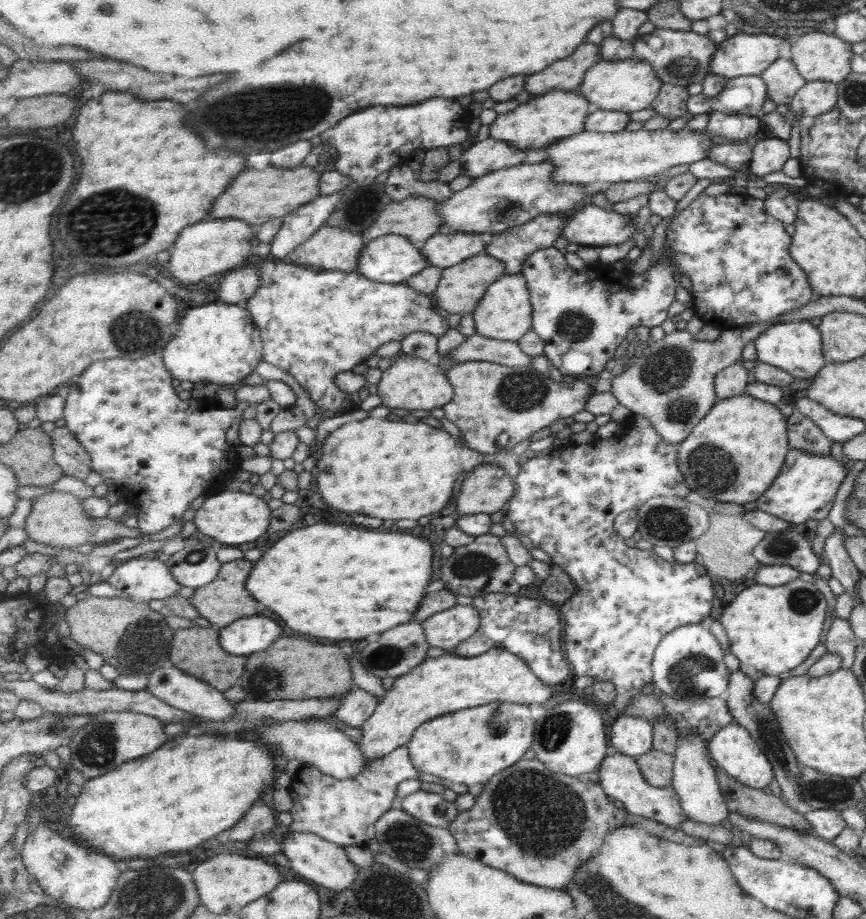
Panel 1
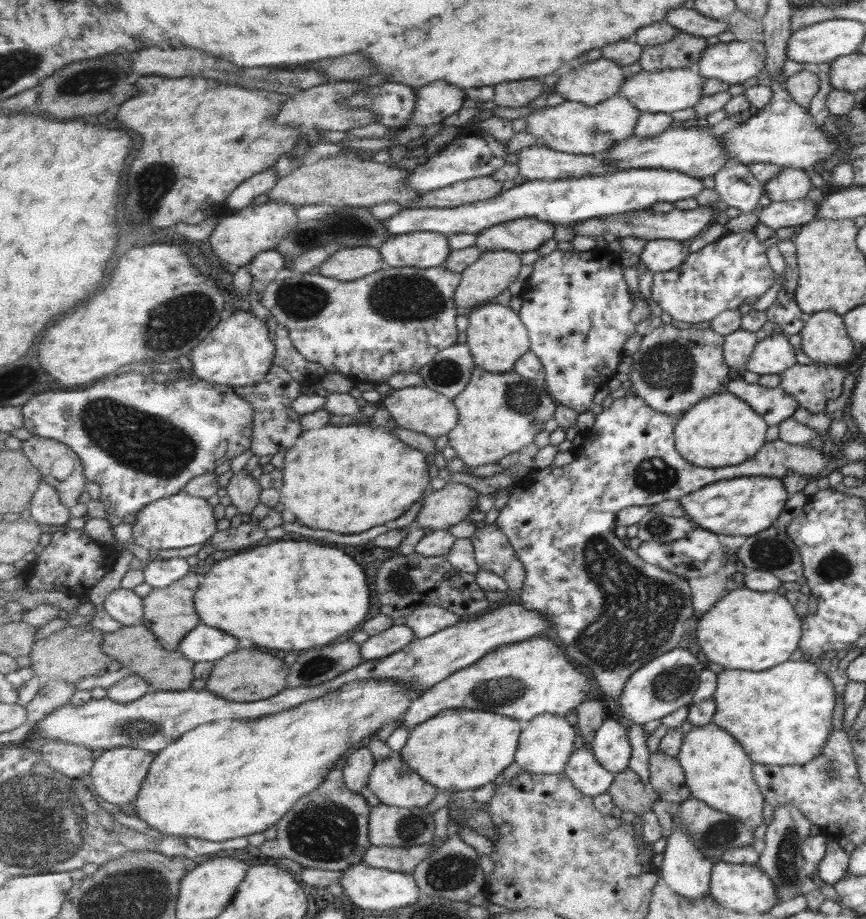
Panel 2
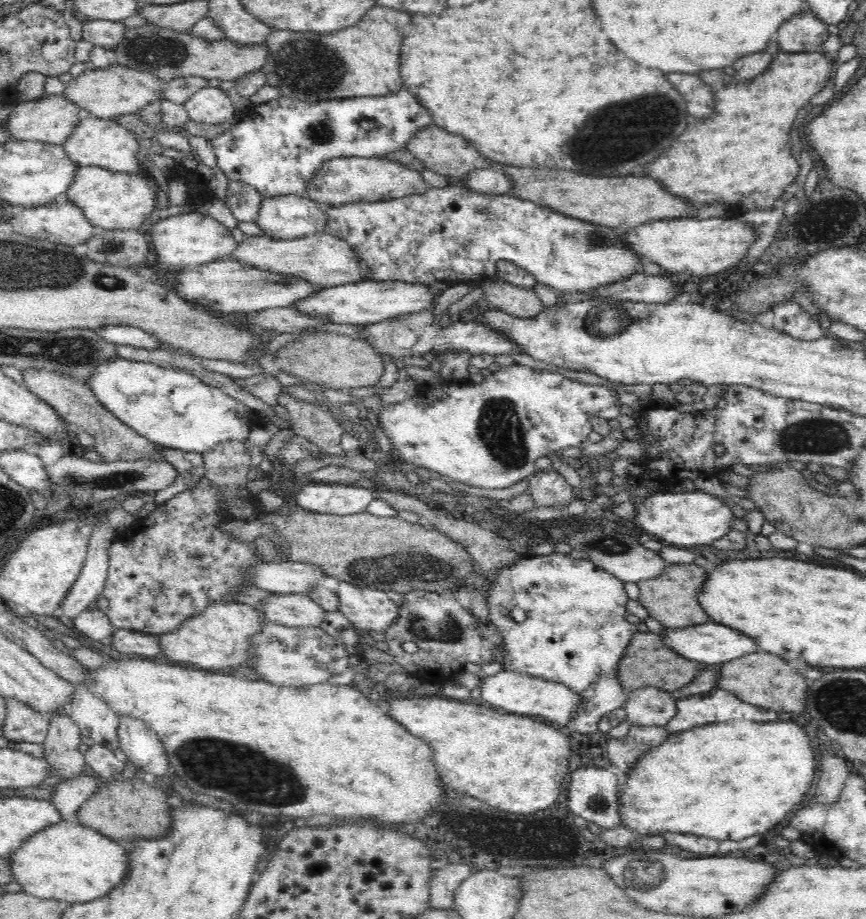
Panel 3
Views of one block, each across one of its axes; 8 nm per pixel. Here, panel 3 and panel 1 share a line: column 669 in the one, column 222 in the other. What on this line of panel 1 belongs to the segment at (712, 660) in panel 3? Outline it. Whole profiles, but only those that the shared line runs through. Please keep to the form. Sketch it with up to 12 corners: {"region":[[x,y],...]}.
{"region":[[258,614],[220,631],[238,656],[268,650],[282,622]]}

